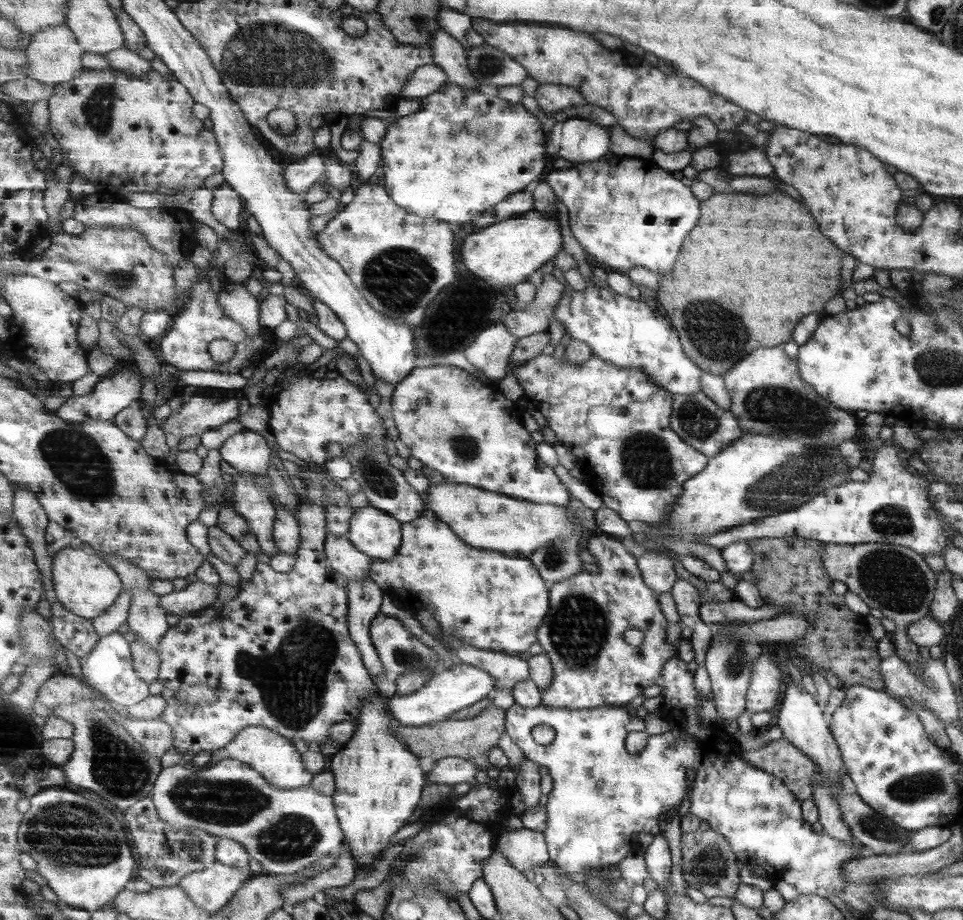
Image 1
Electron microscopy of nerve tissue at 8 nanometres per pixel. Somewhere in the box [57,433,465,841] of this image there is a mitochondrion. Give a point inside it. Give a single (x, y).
(215, 800)

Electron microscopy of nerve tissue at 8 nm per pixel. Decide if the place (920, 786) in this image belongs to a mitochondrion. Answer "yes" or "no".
yes

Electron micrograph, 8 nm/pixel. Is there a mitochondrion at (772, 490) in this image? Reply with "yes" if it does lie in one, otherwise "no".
yes

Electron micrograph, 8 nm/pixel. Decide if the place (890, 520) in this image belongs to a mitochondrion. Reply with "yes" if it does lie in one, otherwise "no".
yes

